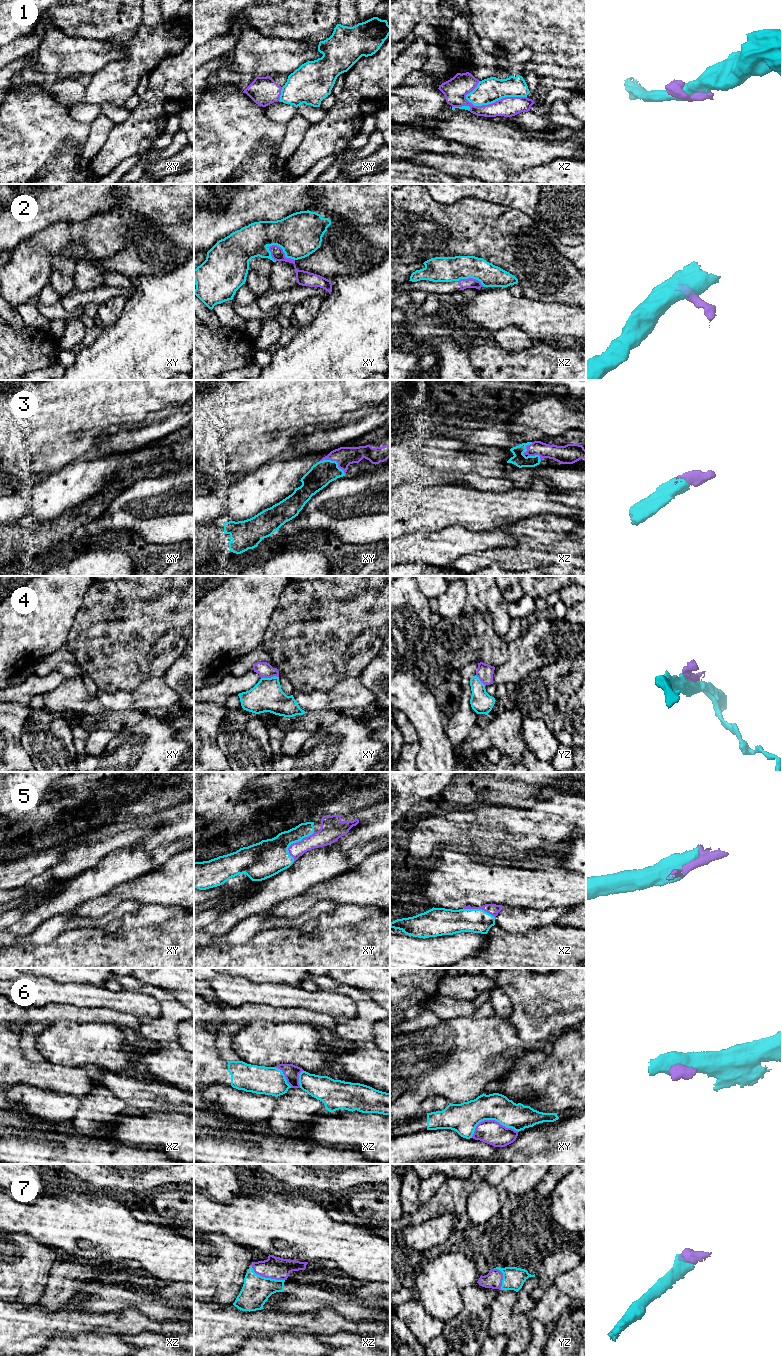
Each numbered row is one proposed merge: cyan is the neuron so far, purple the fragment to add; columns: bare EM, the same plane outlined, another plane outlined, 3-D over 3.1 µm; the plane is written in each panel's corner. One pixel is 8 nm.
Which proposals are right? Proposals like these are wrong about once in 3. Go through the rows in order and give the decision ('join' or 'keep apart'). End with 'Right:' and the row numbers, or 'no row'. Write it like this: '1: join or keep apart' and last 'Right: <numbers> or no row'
1: keep apart
2: keep apart
3: join
4: keep apart
5: join
6: keep apart
7: join
Right: 3, 5, 7

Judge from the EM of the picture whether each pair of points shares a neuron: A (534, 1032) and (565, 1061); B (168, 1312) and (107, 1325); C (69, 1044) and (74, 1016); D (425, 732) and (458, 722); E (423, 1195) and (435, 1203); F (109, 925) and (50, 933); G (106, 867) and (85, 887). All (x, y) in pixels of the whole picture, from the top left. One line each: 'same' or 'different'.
A: different
B: same
C: different
D: different
E: different
F: same
G: same

